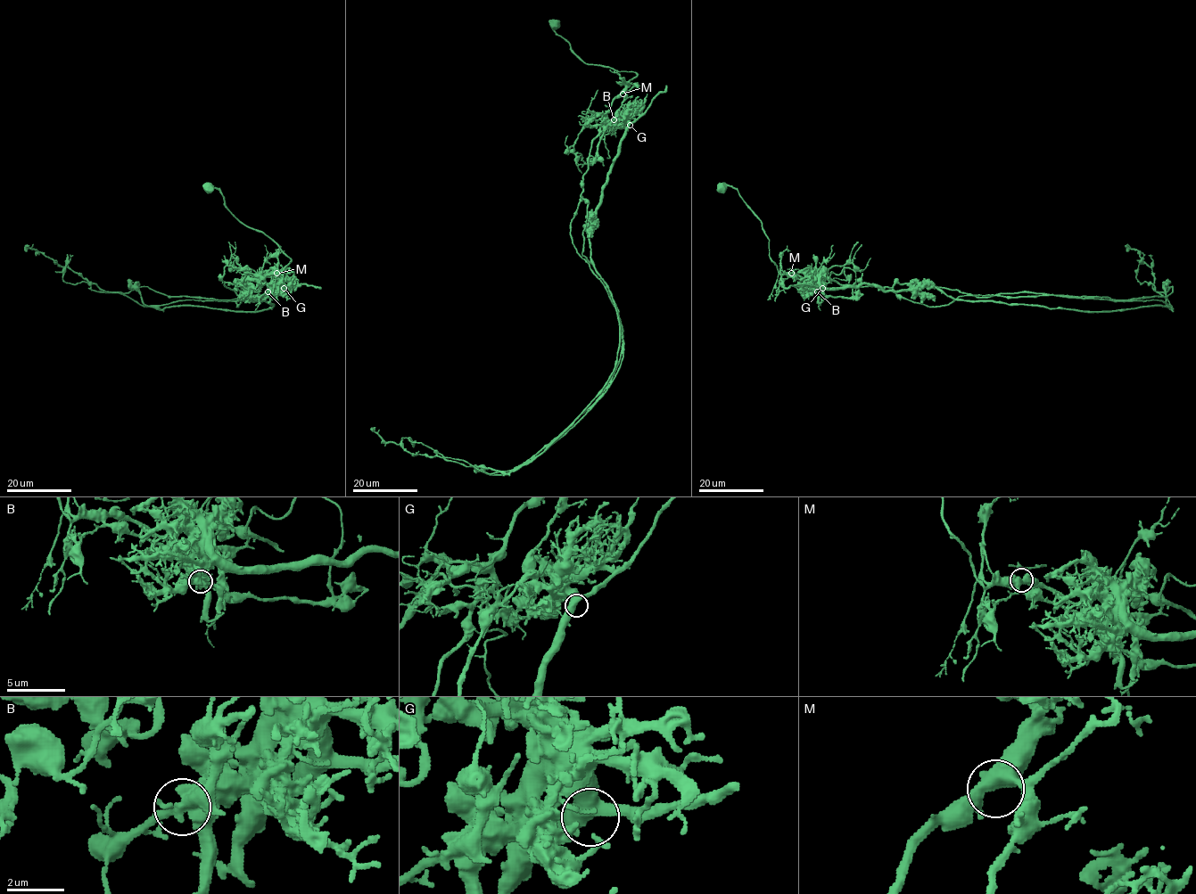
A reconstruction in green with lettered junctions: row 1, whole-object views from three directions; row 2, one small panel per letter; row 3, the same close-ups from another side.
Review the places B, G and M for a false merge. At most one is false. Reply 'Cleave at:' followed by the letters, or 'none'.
Cleave at: B

